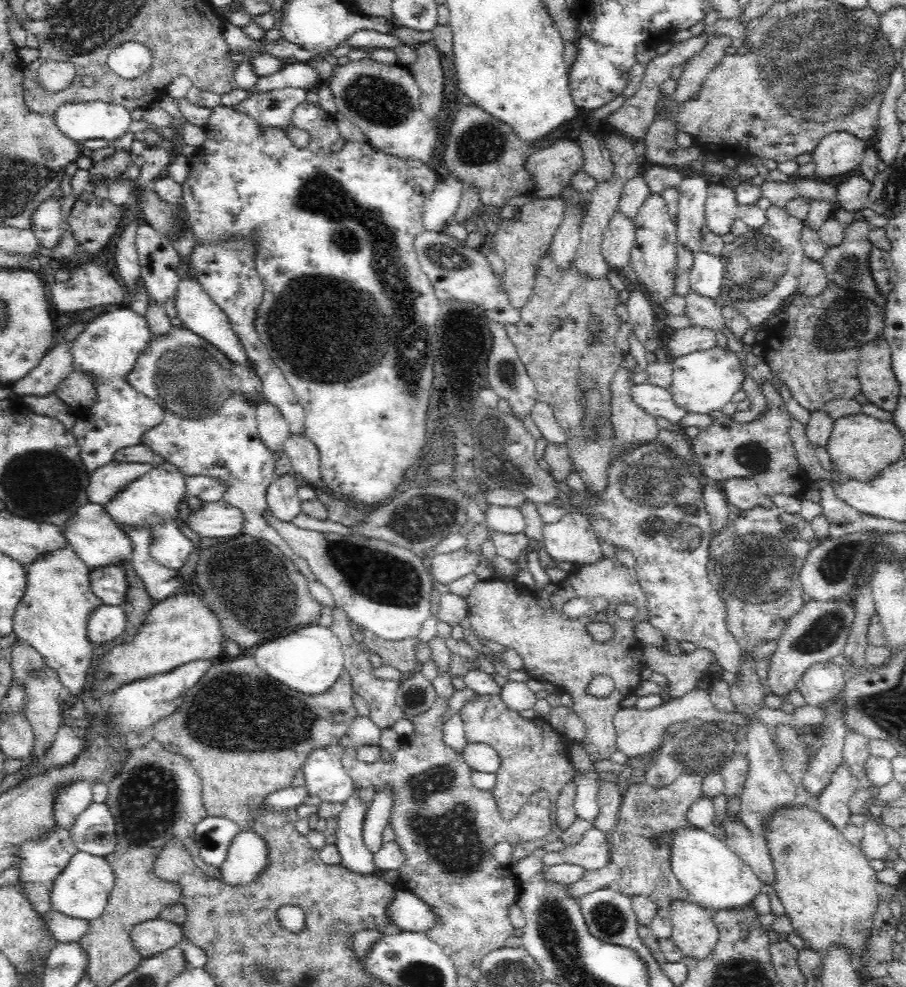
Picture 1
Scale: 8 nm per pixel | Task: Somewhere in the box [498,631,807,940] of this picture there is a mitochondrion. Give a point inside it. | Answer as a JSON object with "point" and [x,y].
{"point":[704,751]}

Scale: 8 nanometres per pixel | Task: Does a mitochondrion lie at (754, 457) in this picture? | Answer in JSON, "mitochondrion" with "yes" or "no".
{"mitochondrion":"yes"}

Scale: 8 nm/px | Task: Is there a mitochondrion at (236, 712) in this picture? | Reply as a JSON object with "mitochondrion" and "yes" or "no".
{"mitochondrion":"yes"}

